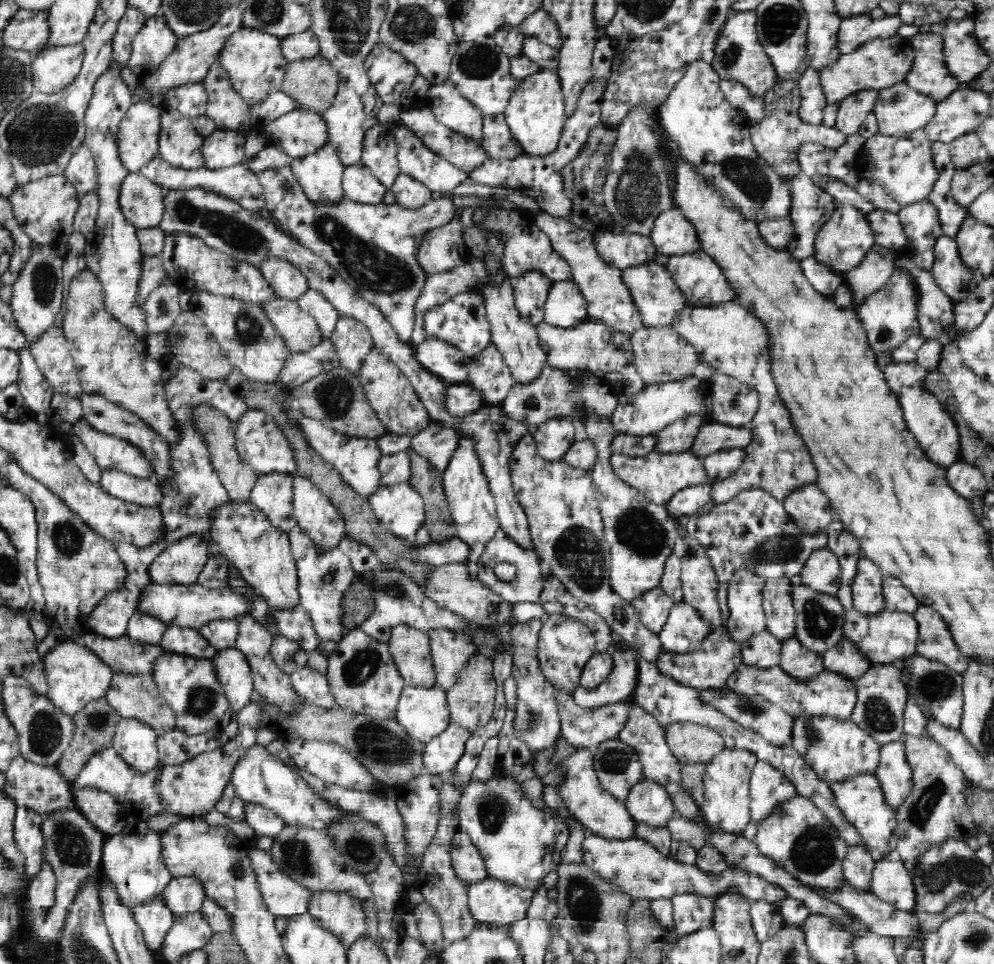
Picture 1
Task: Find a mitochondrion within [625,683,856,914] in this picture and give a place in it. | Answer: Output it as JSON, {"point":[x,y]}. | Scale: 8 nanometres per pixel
{"point":[812,853]}

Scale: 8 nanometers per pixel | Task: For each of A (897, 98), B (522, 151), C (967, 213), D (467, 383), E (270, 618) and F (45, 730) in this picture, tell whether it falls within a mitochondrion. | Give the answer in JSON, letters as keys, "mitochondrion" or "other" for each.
{"A":"mitochondrion","B":"other","C":"other","D":"other","E":"other","F":"mitochondrion"}

